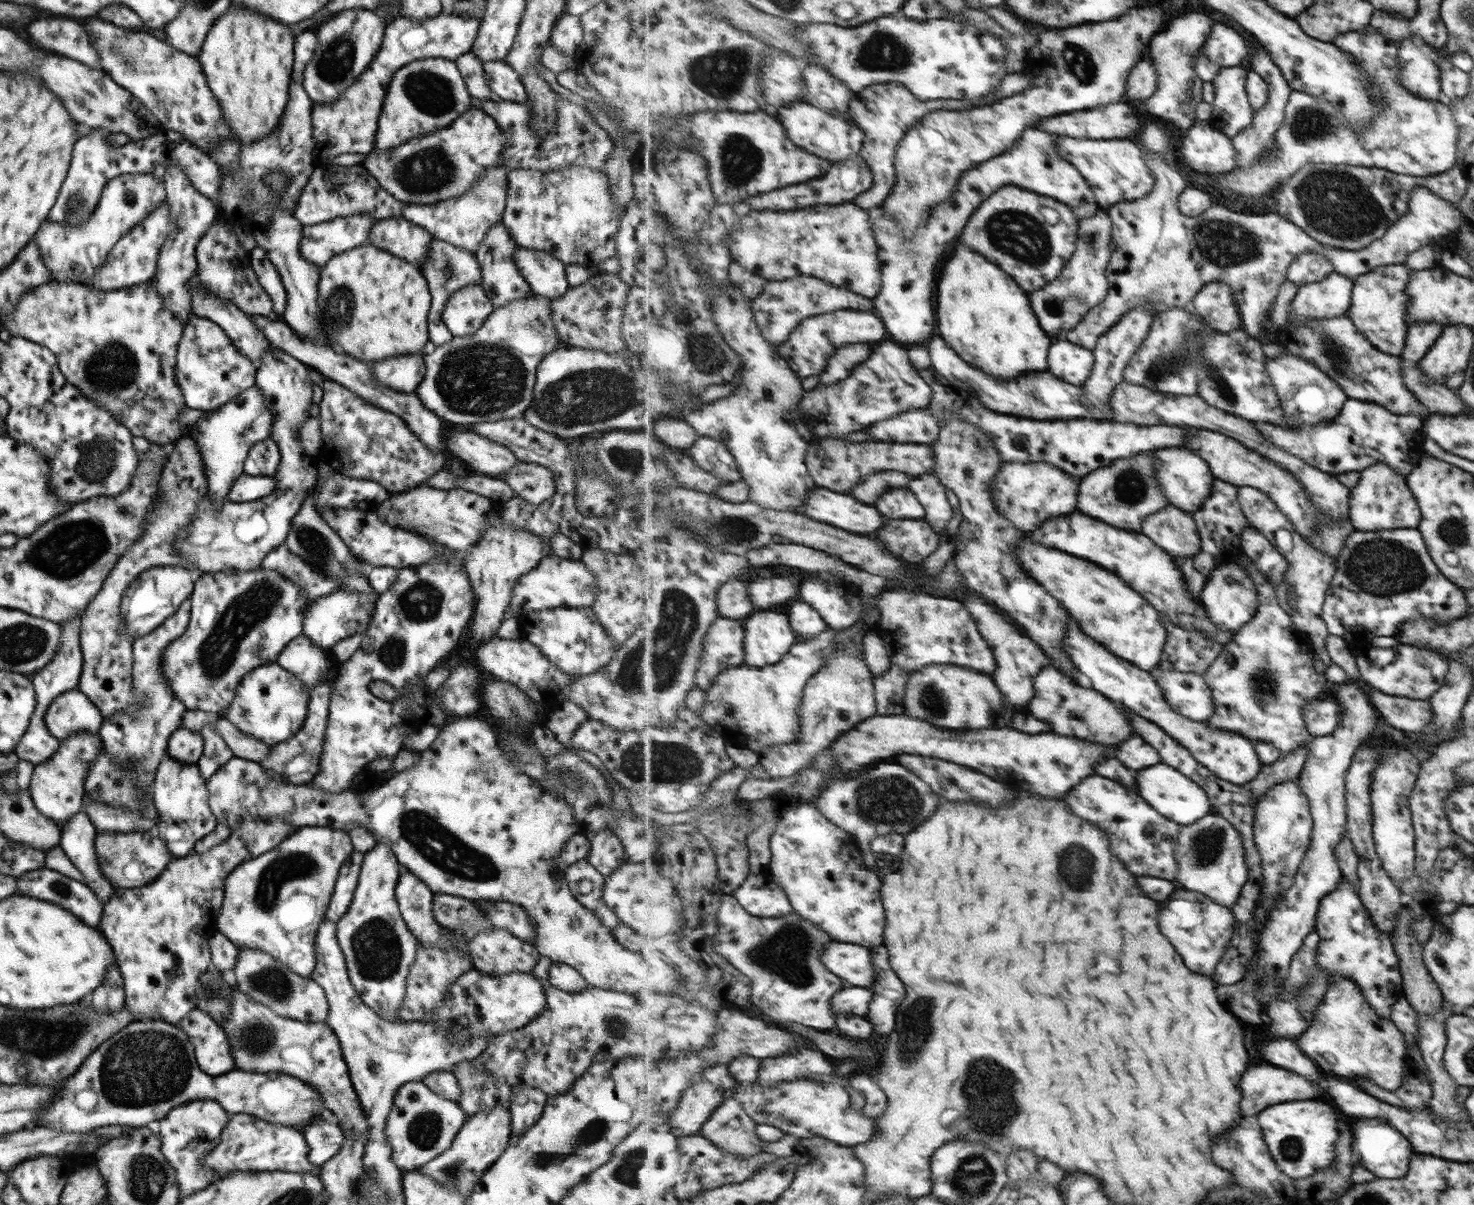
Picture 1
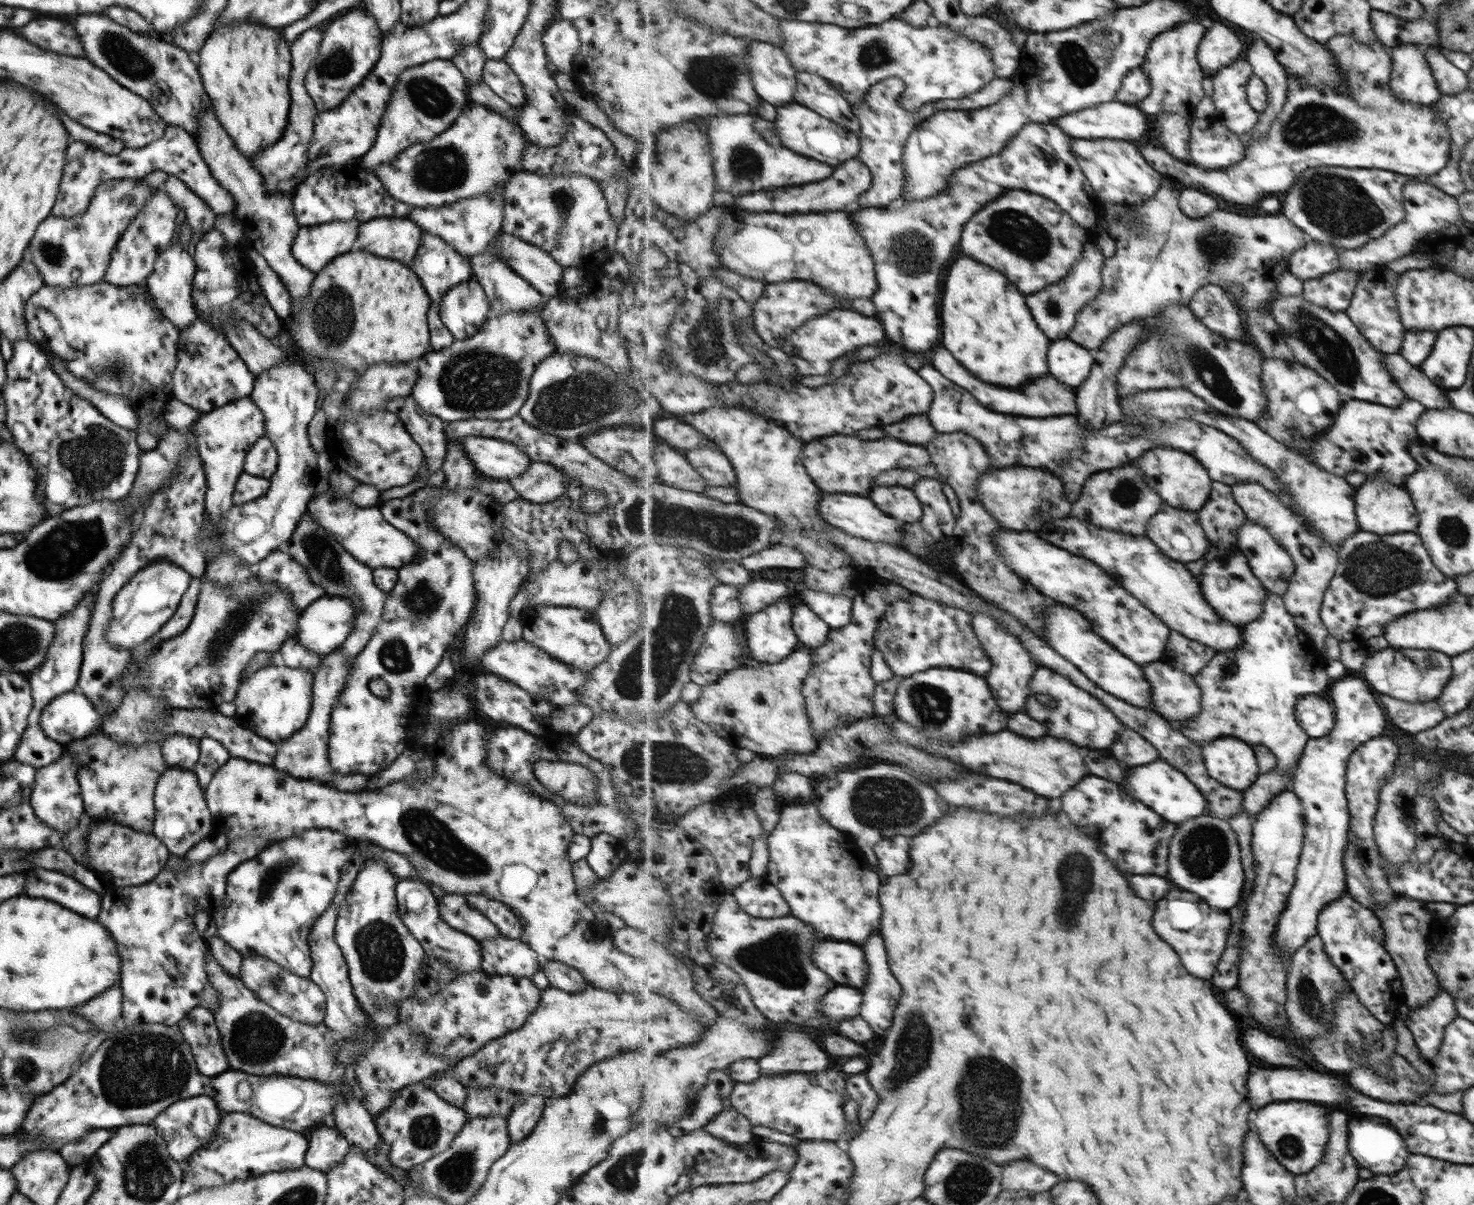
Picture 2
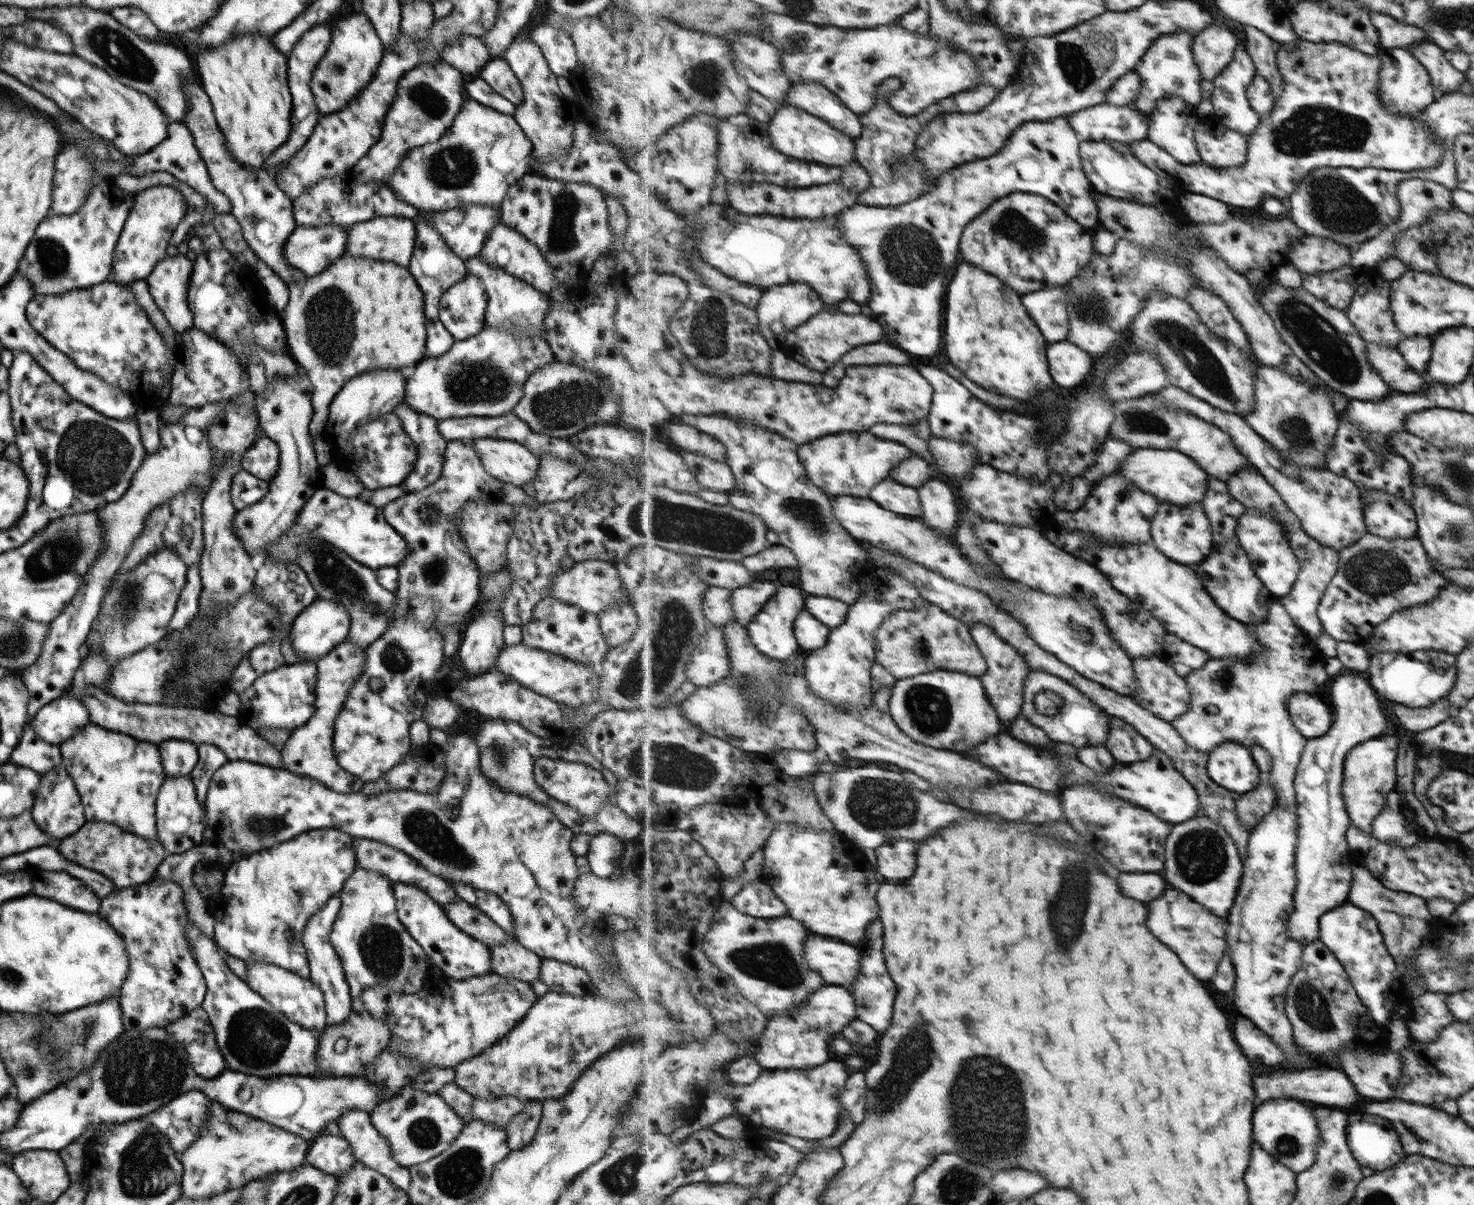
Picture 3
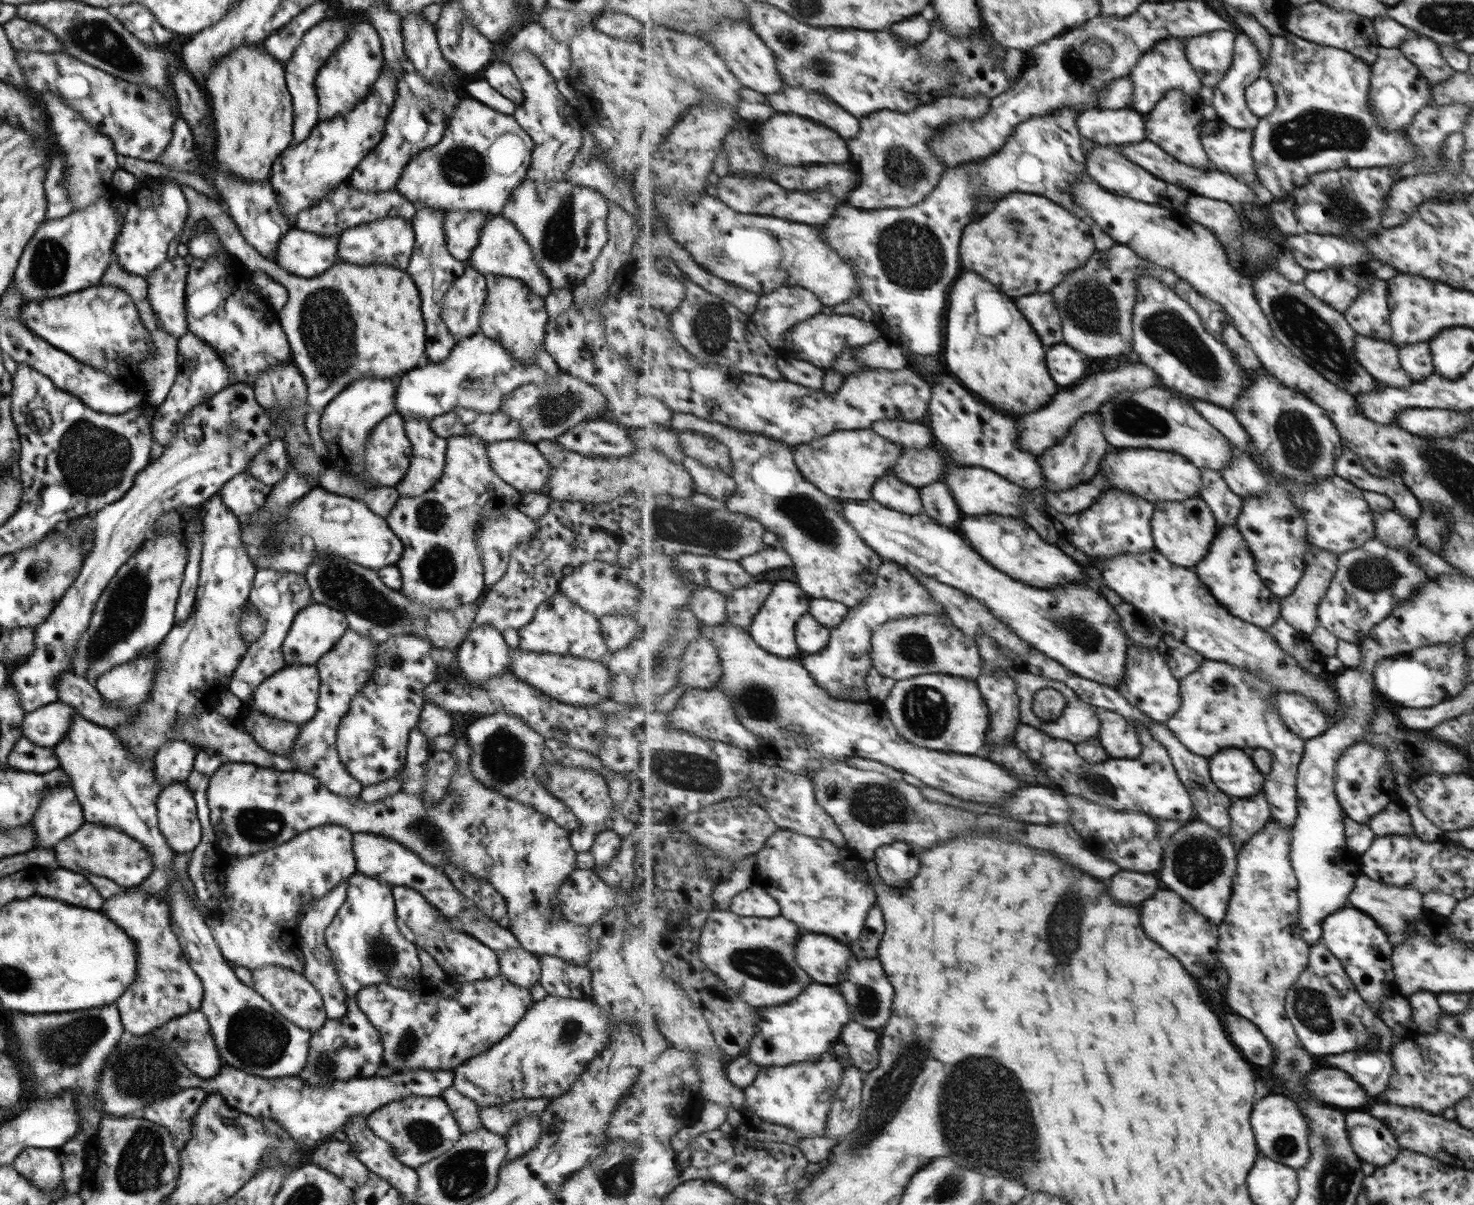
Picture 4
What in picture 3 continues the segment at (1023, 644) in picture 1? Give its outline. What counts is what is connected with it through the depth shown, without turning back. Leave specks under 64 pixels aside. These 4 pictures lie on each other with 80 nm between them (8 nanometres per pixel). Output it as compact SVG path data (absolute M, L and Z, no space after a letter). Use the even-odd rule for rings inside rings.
M975 623L972 628L972 636L981 653L986 657L989 667L989 670L981 676L985 693L993 709L998 712L1003 728L1007 728L1002 732L1009 732L1009 726L1012 726L1012 722L1022 714L1025 684L1032 669L1026 658L1019 654L1019 651L1013 645L1007 643L1003 637L995 633L995 630L992 630L991 627L983 623Z

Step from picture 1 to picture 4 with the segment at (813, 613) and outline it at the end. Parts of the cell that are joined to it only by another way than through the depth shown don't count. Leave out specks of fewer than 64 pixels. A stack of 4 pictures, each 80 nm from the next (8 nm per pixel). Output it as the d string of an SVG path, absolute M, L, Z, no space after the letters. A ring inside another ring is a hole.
M809 614L798 623L796 637L803 655L815 655L827 649L830 644L832 629L820 624Z

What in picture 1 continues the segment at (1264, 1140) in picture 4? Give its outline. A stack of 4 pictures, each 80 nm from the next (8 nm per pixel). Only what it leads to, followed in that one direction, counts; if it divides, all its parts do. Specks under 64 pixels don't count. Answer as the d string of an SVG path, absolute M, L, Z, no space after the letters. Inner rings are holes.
M1313 1100L1292 1101L1275 1104L1258 1115L1270 1155L1278 1167L1292 1176L1293 1181L1313 1175L1317 1169L1335 1165L1335 1143L1338 1137L1337 1124L1342 1116L1333 1106Z

